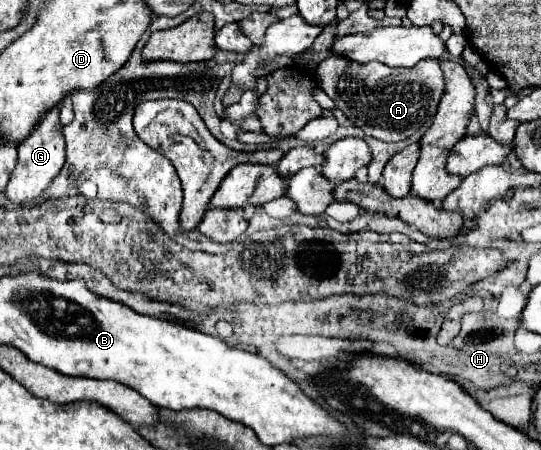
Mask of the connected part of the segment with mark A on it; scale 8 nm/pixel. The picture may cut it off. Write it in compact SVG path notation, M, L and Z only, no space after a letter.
M333 53L317 65L317 81L319 87L335 101L337 109L347 115L347 119L351 119L367 135L381 141L401 141L413 135L435 115L445 89L445 77L439 61L435 59L427 59L411 69L405 69L387 67L375 61L357 63Z

